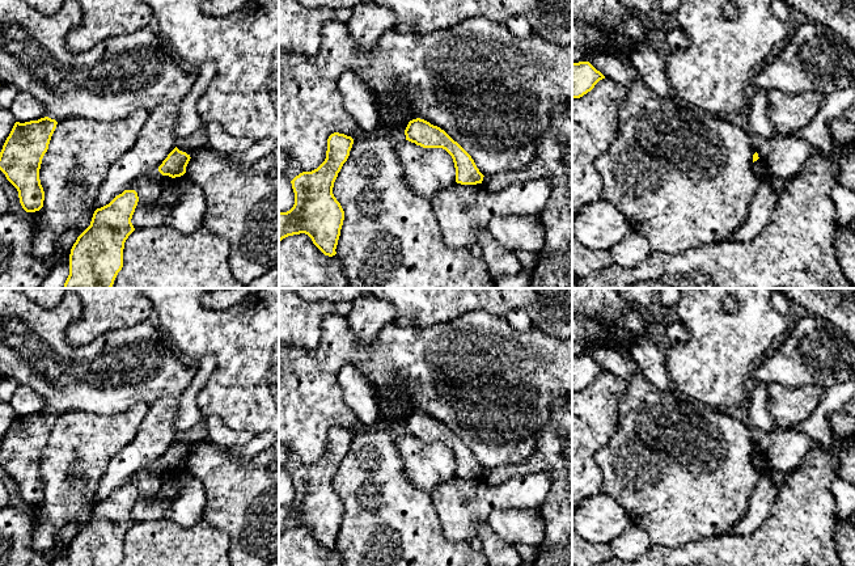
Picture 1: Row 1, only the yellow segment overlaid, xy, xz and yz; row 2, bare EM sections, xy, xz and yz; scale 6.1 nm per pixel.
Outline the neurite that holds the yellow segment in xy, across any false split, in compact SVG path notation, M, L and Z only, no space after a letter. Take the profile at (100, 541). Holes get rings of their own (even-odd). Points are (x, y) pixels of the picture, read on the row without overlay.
M124 483L109 498L97 502L90 519L77 531L69 548L69 566L119 566L123 542L135 524L131 512L139 490Z

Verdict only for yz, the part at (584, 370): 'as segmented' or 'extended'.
as segmented

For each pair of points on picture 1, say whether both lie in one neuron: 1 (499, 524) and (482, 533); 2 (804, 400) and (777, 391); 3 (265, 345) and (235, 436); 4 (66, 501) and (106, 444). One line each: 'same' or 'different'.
1: different
2: same
3: different
4: same

